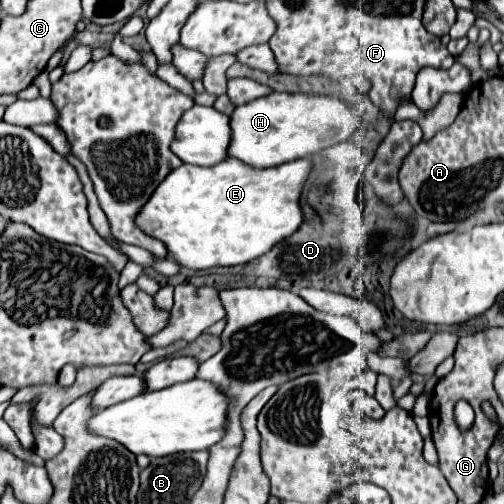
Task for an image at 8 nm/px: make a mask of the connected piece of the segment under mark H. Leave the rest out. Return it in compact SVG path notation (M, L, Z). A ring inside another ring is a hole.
M272 92L264 98L252 100L248 104L236 106L234 112L230 114L230 144L228 144L228 156L252 166L252 168L268 168L268 166L278 166L282 162L298 160L312 156L328 146L334 146L338 142L348 140L362 124L360 114L346 104L340 98L332 96L308 96L308 94L288 94L288 92Z

